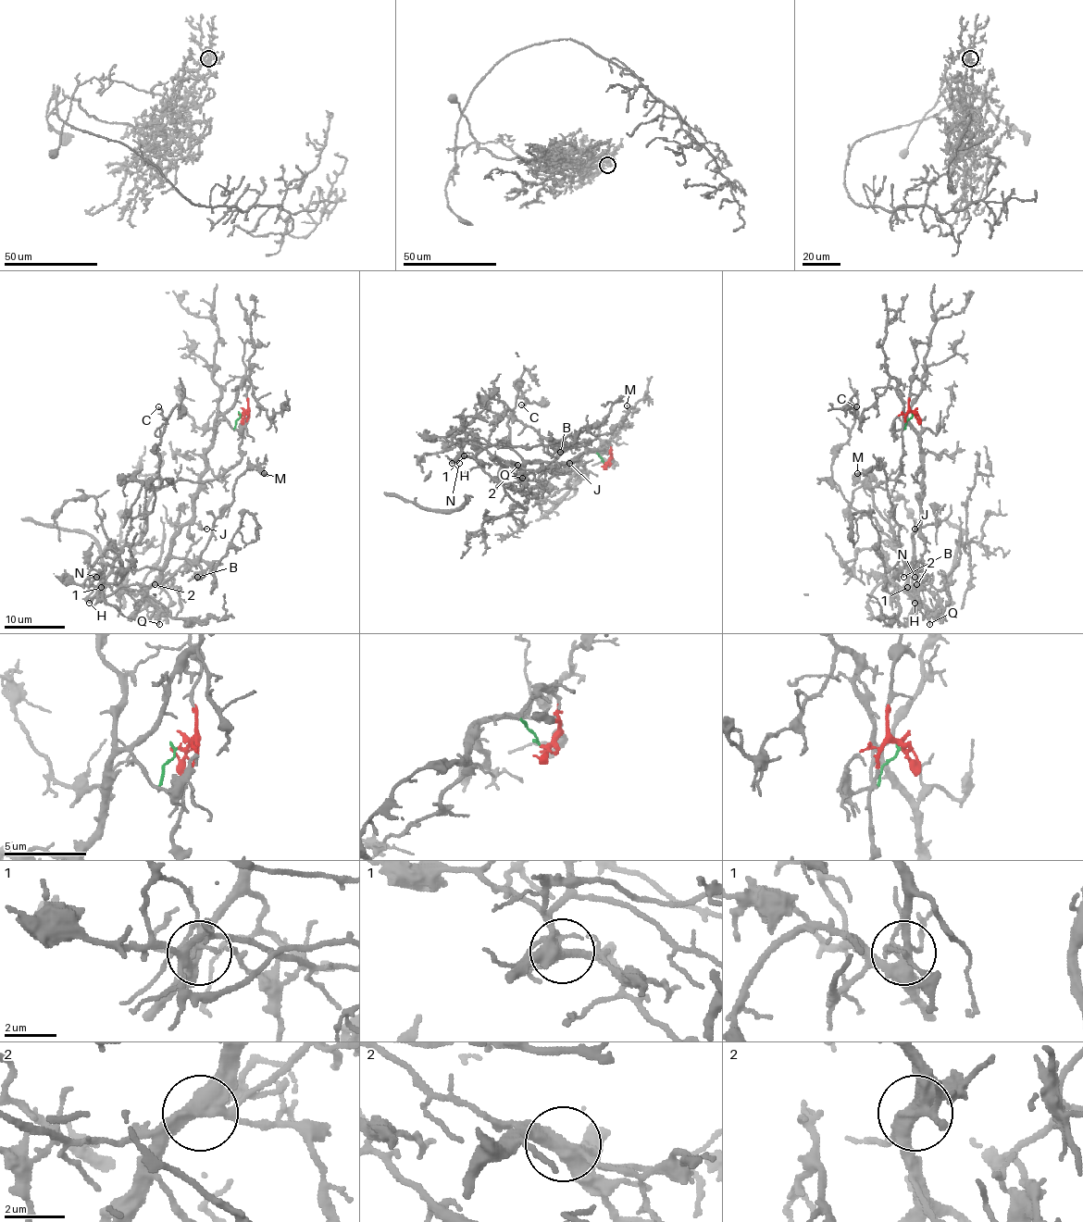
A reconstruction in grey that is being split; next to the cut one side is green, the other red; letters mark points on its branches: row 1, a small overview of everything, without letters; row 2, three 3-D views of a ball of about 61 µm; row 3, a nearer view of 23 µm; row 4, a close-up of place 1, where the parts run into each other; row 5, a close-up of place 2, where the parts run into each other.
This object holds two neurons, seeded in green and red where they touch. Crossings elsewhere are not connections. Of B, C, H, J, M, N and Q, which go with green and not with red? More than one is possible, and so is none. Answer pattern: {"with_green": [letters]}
{"with_green": ["B", "J", "M", "Q"]}

